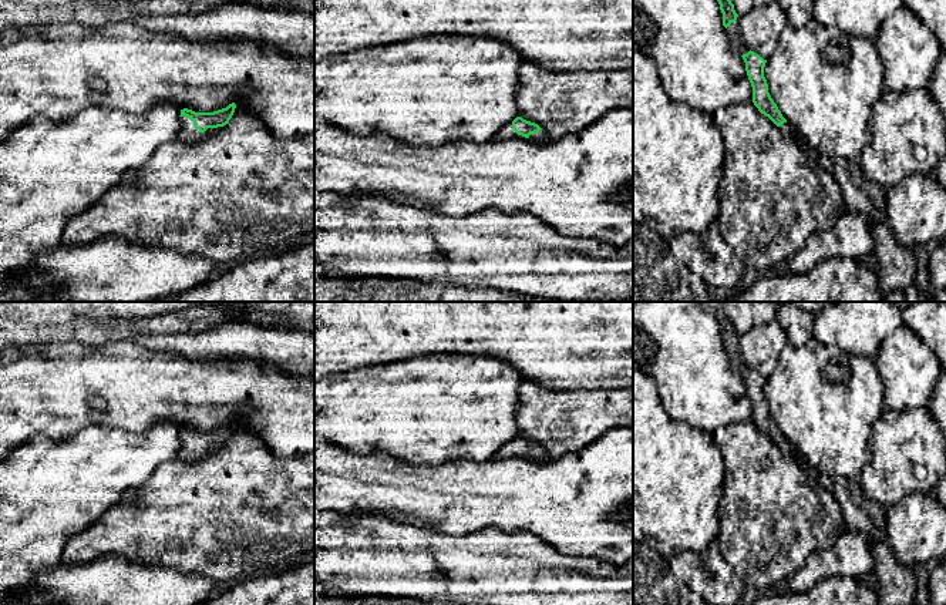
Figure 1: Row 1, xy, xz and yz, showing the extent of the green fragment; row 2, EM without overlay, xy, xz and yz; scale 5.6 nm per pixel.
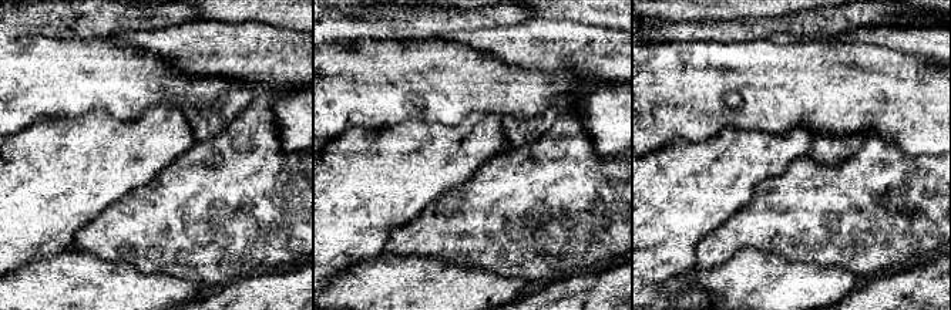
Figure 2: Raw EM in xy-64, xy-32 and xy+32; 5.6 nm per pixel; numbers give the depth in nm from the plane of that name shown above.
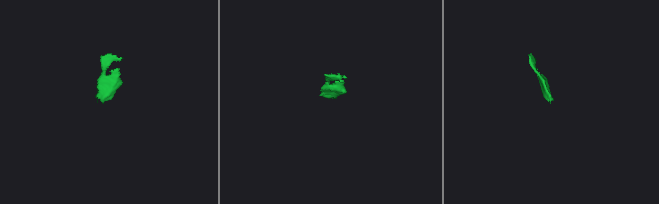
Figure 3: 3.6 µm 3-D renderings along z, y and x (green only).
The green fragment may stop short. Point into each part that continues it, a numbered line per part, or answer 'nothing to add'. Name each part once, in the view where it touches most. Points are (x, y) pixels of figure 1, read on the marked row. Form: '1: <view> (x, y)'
1: xy (188, 134)
2: yz (733, 32)

